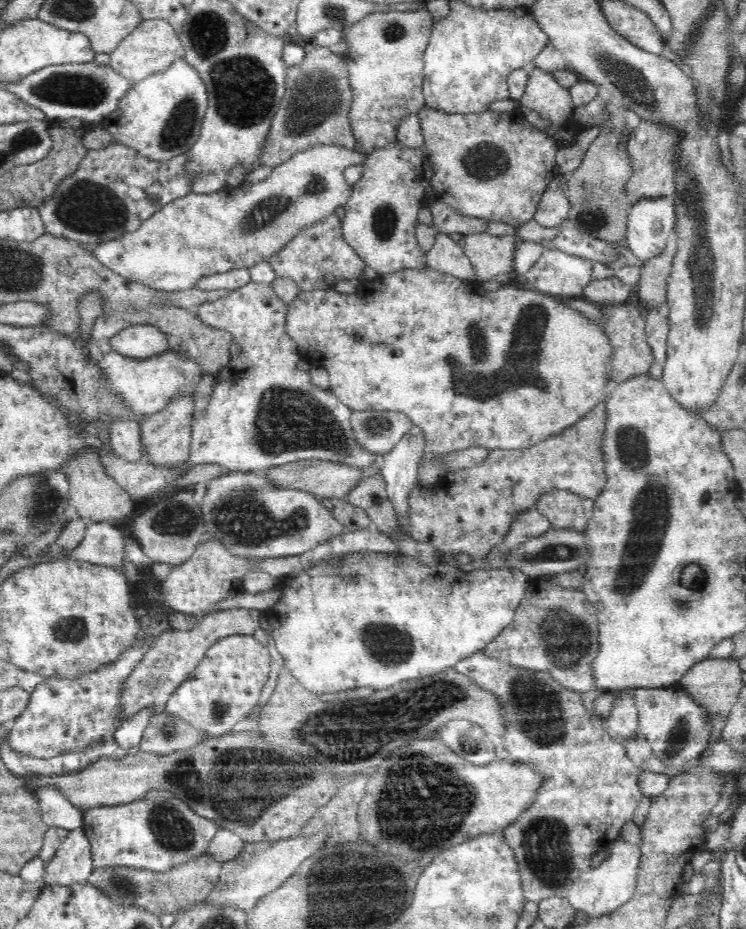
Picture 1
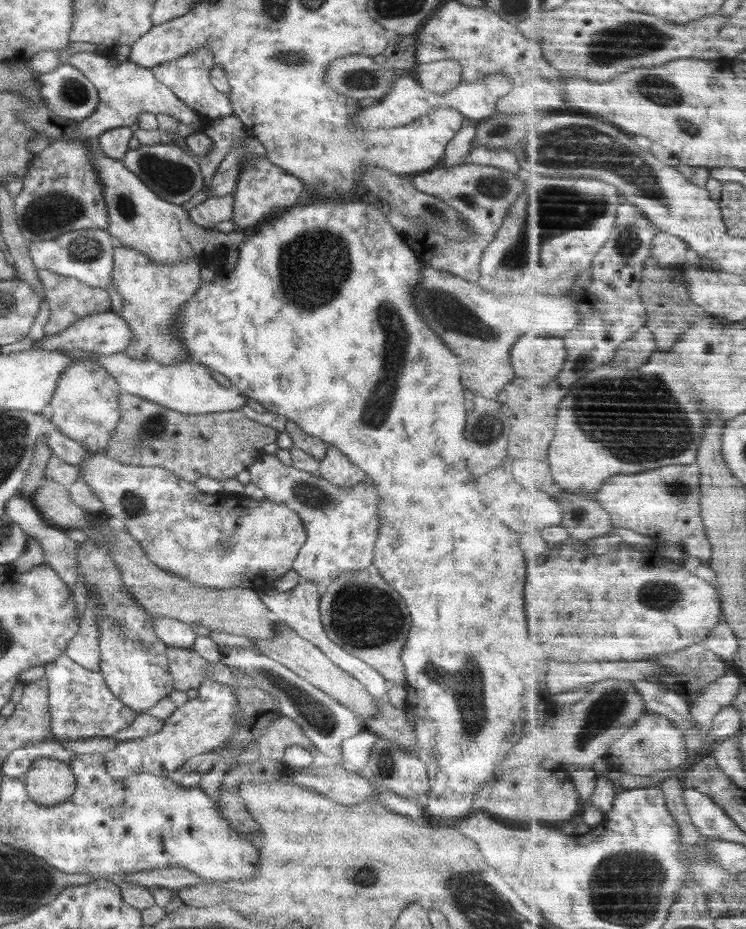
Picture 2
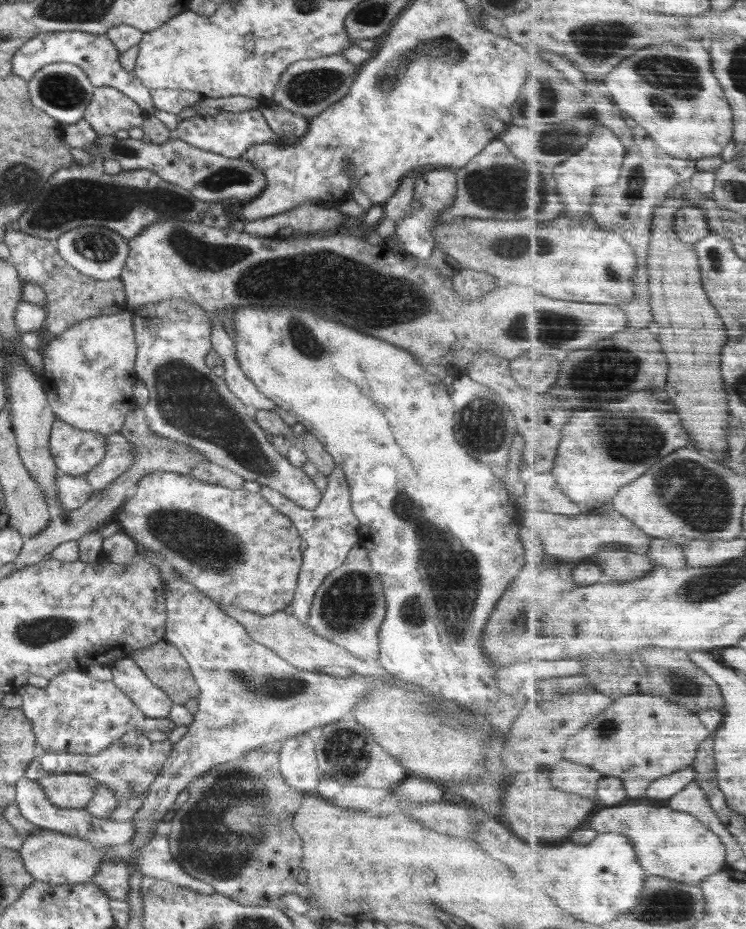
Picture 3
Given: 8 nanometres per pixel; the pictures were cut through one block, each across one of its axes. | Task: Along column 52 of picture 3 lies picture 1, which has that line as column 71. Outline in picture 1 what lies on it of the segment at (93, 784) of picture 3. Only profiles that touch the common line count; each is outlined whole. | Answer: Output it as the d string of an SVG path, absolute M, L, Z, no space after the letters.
M252 729L230 732L216 740L206 739L191 750L167 756L139 751L120 759L98 760L82 772L29 777L27 788L34 793L39 782L57 788L82 812L95 807L130 804L140 800L148 791L166 789L199 816L216 821L220 828L231 828L242 840L254 843L294 837L302 832L308 820L329 804L339 791L338 780L342 778L334 774L290 749L272 746L261 732Z

